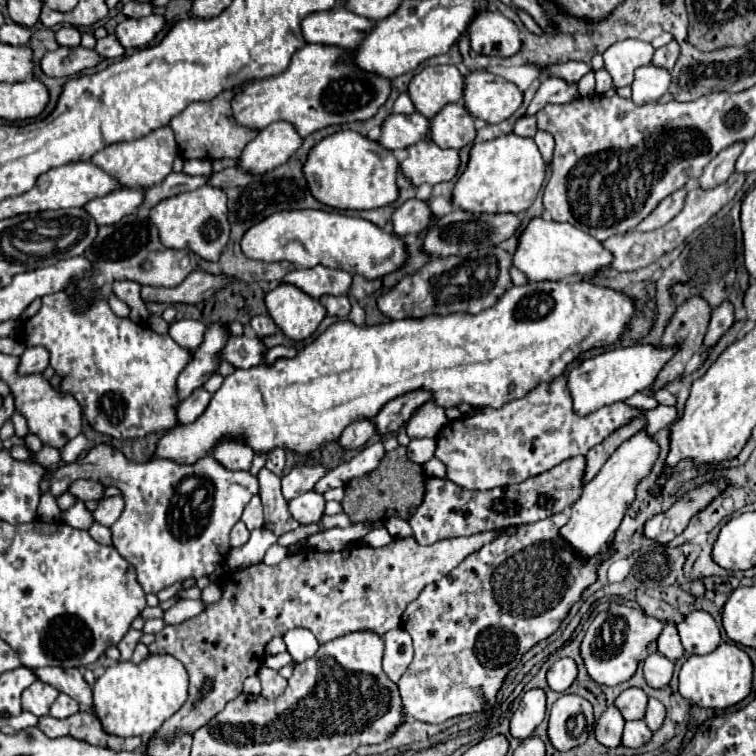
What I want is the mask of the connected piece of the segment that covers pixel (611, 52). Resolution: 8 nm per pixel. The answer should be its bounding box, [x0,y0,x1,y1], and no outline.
[604,38,654,86]

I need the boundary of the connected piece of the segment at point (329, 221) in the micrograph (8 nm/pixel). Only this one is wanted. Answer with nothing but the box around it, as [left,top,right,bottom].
[242,210,408,280]

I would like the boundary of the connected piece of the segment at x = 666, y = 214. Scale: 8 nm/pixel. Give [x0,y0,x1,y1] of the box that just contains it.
[634,190,686,232]

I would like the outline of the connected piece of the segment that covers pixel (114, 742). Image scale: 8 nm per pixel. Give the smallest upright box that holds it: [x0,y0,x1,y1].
[38,712,142,752]

